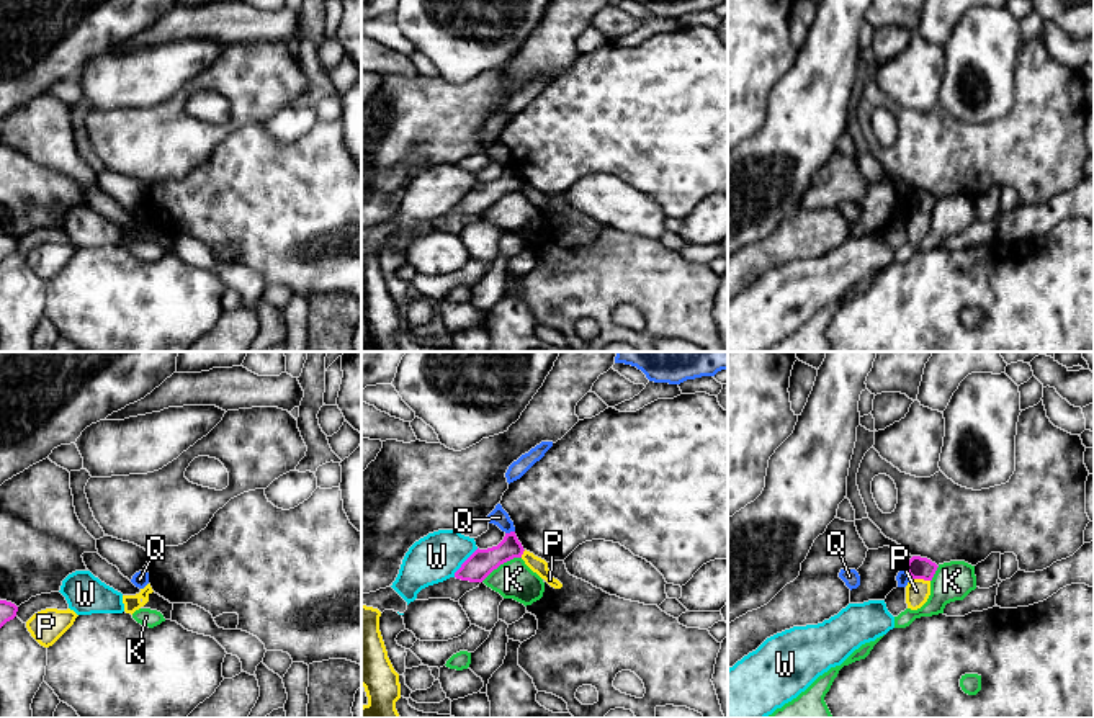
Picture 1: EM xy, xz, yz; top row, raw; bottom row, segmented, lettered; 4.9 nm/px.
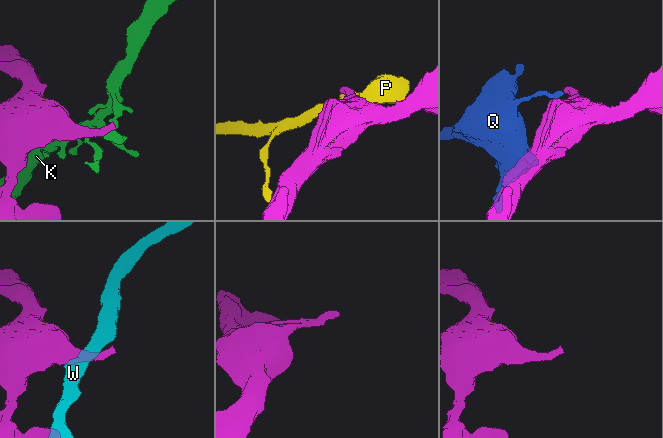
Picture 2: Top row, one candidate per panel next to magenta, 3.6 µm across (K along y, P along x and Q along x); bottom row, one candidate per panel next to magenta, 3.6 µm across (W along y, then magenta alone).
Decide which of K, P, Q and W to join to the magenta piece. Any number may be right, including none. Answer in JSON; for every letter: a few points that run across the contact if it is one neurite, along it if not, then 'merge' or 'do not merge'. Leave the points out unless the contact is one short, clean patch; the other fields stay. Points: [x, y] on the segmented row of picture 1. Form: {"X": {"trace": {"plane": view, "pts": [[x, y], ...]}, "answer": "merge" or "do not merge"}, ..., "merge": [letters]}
{"K": {"answer": "do not merge"}, "P": {"answer": "do not merge"}, "Q": {"trace": {"plane": "xz", "pts": [[514, 530], [506, 534]]}, "answer": "do not merge"}, "W": {"trace": {"plane": "xz", "pts": [[478, 548], [453, 576]]}, "answer": "do not merge"}, "merge": []}

